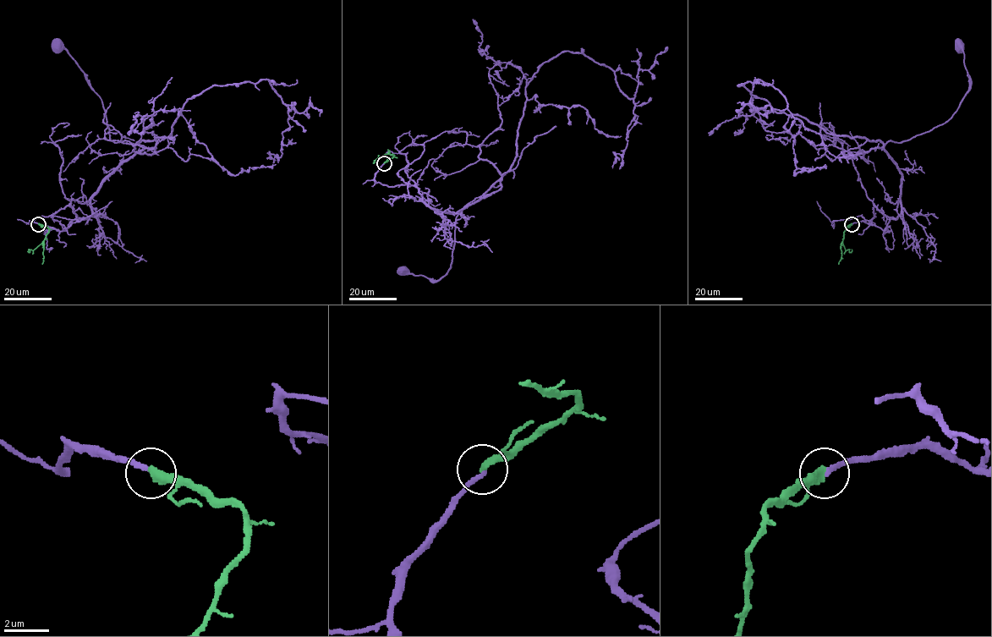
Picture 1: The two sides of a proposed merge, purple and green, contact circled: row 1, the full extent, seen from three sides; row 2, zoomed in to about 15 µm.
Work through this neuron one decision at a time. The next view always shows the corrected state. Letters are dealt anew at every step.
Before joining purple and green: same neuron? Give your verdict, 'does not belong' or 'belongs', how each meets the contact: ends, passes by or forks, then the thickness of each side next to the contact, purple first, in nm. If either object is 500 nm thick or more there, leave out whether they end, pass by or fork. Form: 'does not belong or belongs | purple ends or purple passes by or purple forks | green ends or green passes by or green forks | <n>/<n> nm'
belongs | purple ends | green ends | 190/400 nm

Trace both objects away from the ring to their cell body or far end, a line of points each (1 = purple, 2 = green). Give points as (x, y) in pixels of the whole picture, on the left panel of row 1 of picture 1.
1: (39, 223), (29, 222), (67, 205), (89, 217), (98, 187), (143, 148), (110, 140), (101, 100), (58, 45)
2: (38, 223), (48, 228), (46, 238), (34, 249), (30, 252), (28, 249)

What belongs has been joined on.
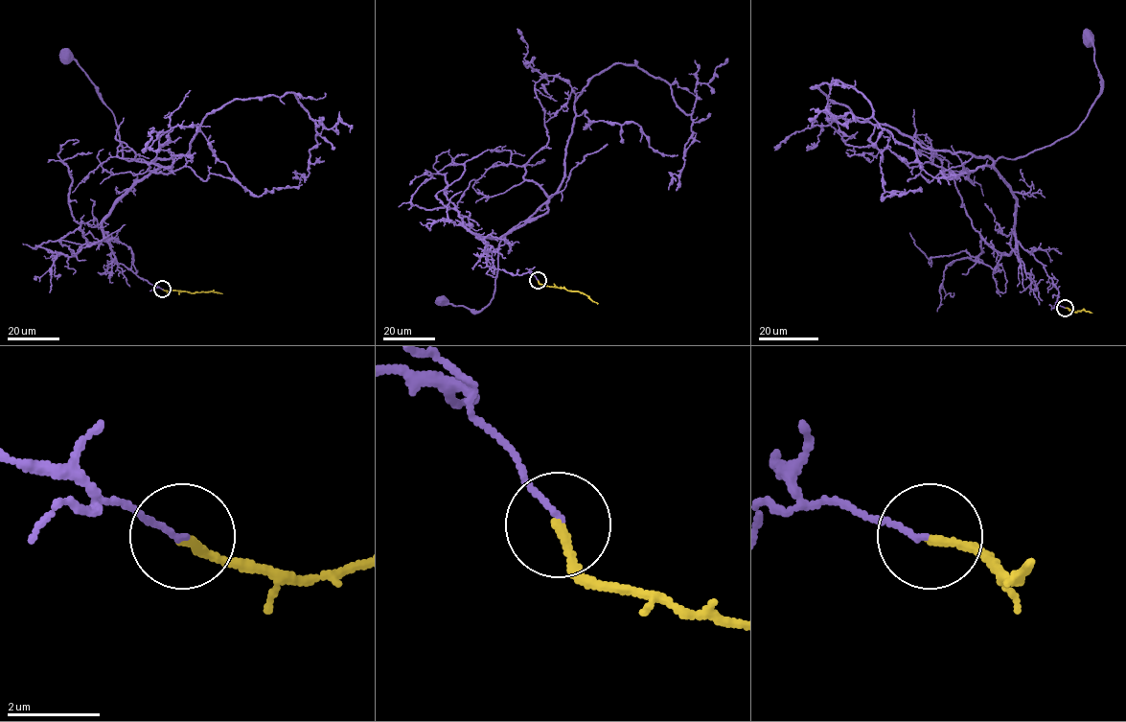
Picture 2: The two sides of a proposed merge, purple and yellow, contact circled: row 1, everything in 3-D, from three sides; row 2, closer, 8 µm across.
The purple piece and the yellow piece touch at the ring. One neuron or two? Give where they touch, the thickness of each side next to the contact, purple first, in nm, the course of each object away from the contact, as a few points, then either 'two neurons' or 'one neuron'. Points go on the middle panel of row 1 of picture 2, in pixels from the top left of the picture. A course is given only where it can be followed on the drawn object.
place (538, 280); calibres 100 and 180 nm; course purple (539, 281), (489, 267), (477, 237), (535, 219), (525, 220), (499, 243), (489, 303), (475, 312), (443, 298); course yellow (538, 281), (549, 287), (582, 292), (597, 303); two neurons

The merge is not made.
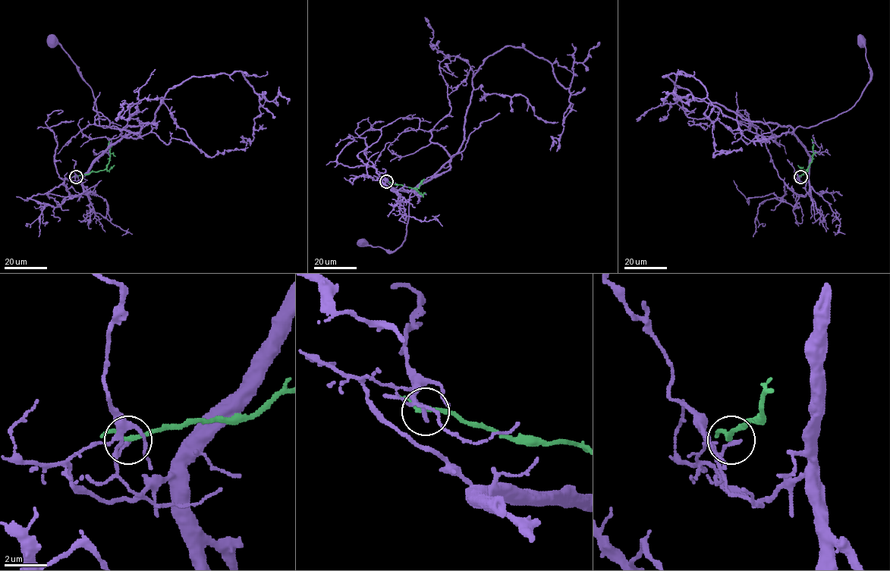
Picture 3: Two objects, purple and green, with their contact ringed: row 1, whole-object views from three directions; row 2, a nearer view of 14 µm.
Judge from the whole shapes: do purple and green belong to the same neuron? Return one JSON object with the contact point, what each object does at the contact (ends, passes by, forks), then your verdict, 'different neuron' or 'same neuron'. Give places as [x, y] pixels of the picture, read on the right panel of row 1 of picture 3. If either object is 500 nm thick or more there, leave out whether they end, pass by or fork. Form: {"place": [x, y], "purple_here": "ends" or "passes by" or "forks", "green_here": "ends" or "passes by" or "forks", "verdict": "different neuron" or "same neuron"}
{"place": [800, 177], "purple_here": "ends", "green_here": "passes by", "verdict": "different neuron"}

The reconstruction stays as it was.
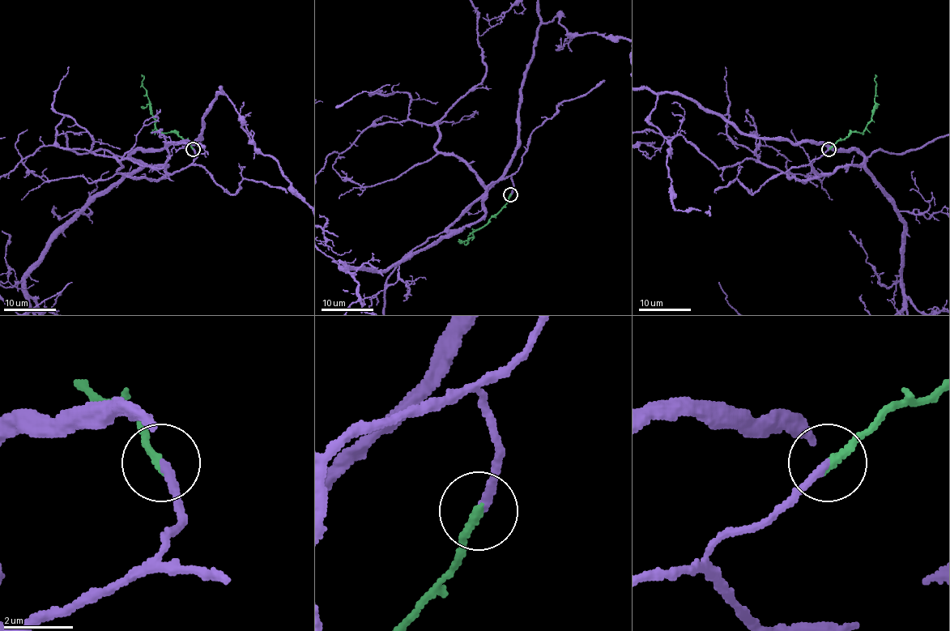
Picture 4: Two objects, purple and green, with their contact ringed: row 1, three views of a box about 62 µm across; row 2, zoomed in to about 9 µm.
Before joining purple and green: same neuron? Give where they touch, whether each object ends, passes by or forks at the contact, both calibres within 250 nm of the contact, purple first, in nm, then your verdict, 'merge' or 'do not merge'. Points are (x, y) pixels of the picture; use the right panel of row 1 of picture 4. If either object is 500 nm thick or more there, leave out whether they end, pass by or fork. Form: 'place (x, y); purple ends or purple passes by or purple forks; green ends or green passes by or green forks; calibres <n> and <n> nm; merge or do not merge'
place (828, 149); purple ends; green ends; calibres 240 and 240 nm; merge

